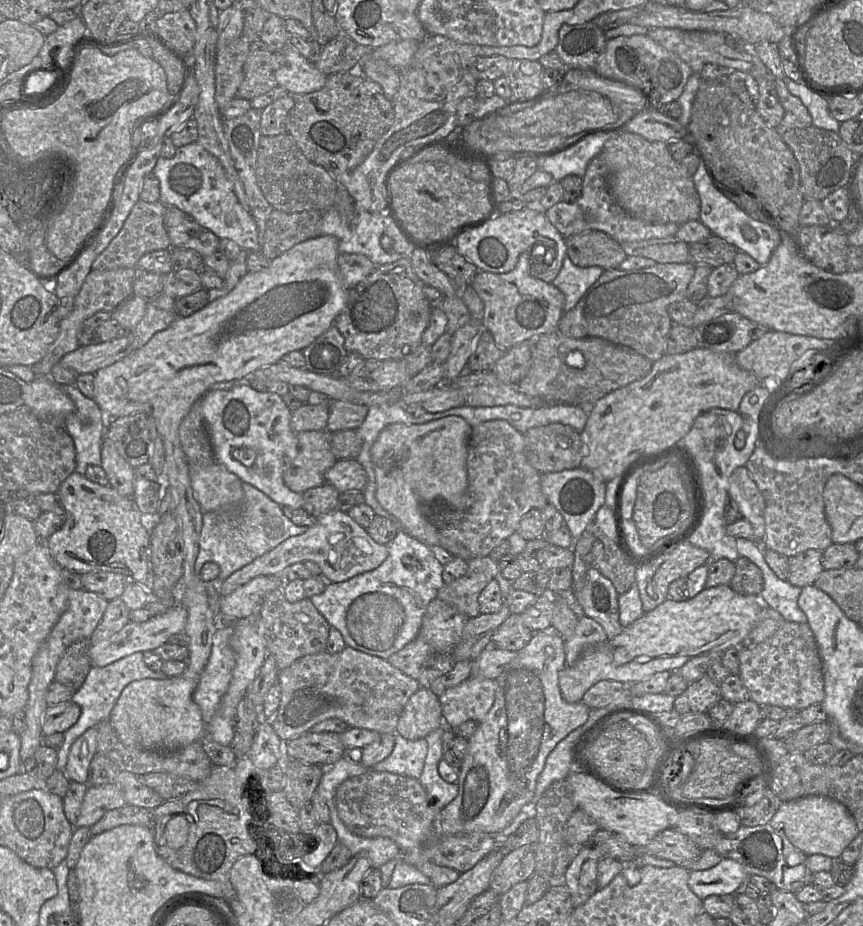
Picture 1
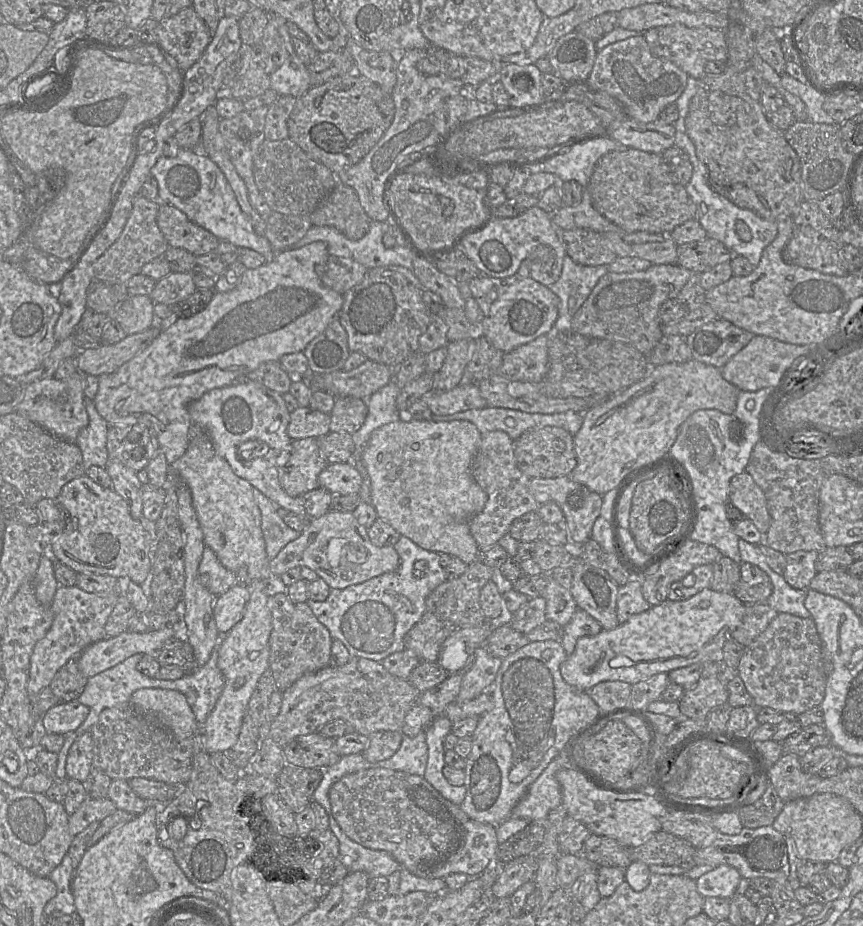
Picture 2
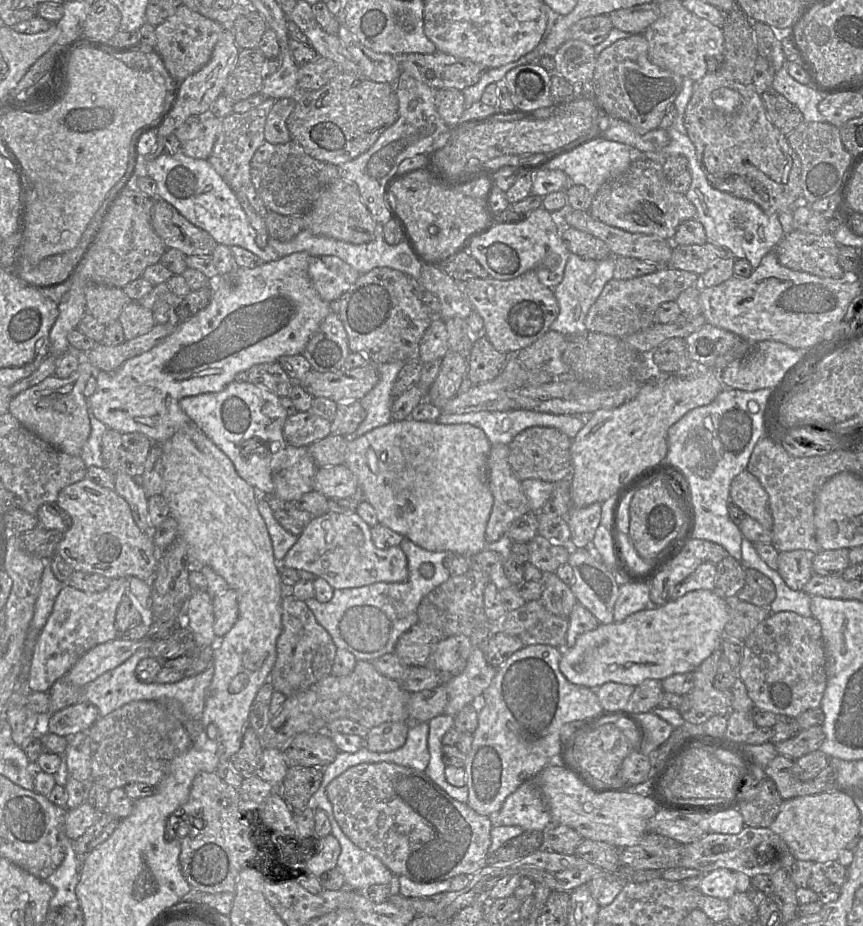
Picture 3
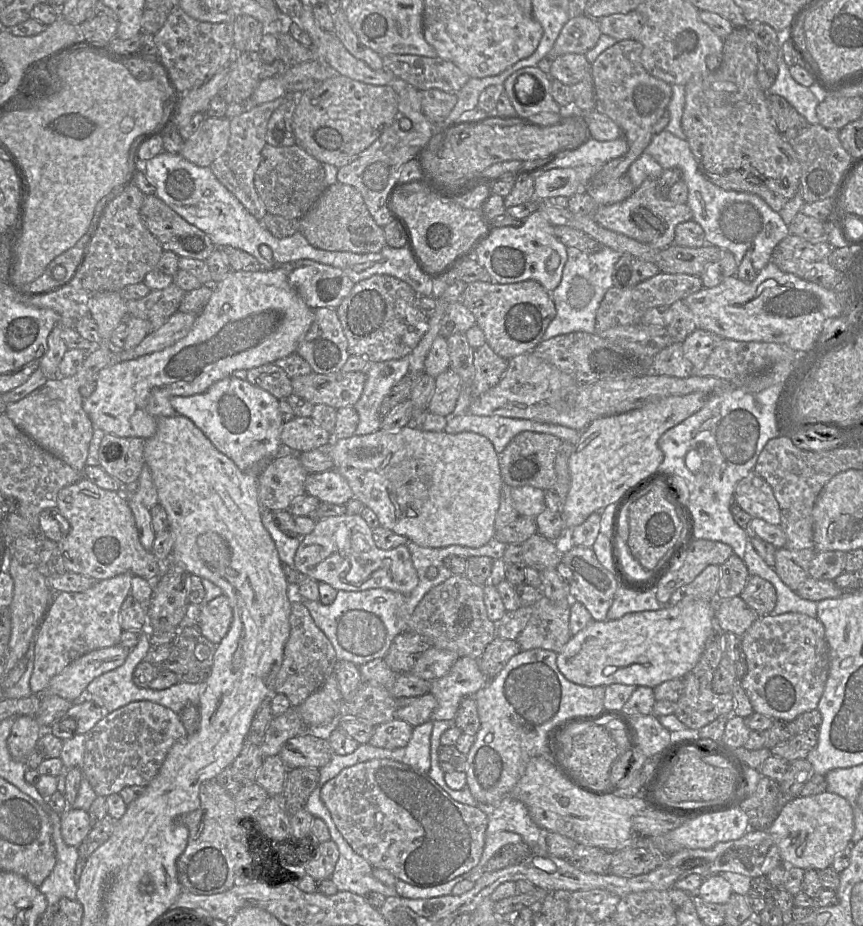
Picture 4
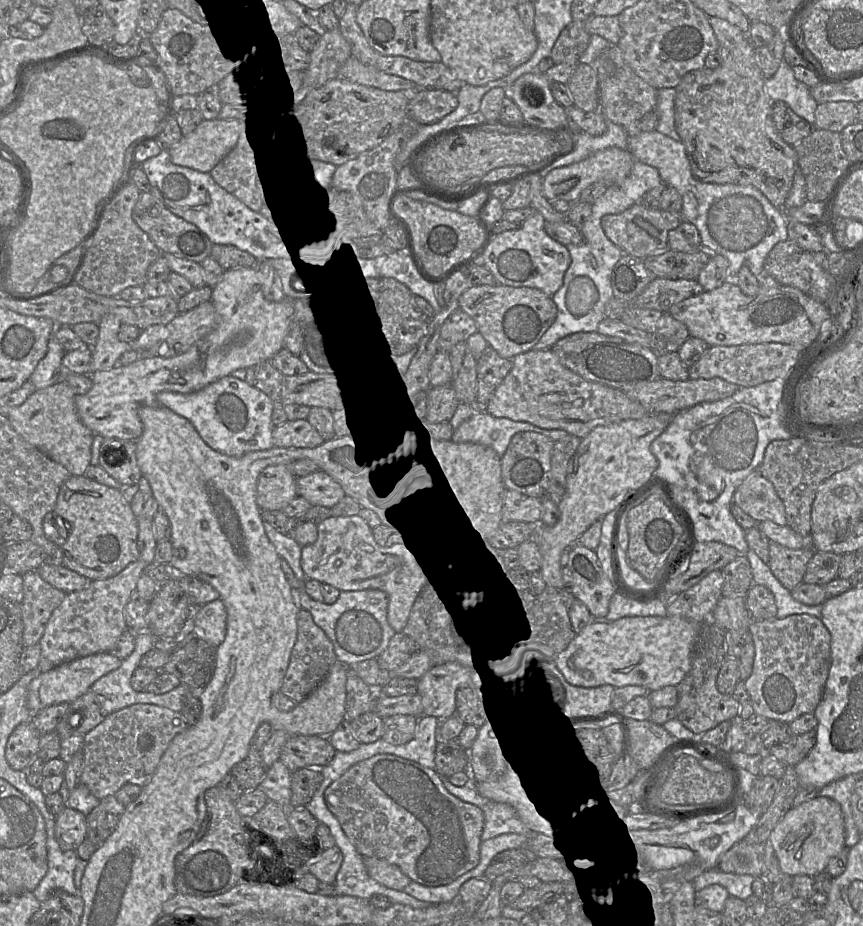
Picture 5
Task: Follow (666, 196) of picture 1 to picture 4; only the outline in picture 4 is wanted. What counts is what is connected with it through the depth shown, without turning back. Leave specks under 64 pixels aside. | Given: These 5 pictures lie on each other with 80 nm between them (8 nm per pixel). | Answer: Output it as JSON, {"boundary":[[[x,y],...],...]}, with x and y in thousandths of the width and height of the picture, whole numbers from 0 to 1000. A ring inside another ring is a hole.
{"boundary":[[[751,192],[723,217],[692,224],[686,234],[705,248],[767,270],[780,263],[783,244],[802,237],[802,227],[796,219],[783,220],[766,213],[761,193]]]}

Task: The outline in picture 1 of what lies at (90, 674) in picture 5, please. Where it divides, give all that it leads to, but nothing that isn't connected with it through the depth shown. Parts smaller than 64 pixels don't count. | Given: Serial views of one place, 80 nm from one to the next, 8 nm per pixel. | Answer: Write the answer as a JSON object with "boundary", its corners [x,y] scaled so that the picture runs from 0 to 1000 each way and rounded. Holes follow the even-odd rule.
{"boundary":[[[203,651],[190,662],[176,665],[168,672],[151,671],[129,689],[103,697],[105,718],[121,720],[158,704],[177,704],[181,700],[192,694],[197,687],[213,681],[217,667],[218,662],[214,654],[210,651]]]}

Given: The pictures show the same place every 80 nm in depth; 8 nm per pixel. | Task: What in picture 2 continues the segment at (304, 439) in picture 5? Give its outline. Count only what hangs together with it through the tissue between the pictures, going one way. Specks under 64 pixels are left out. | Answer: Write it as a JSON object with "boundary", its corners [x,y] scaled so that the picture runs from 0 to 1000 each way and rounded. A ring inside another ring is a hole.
{"boundary":[[[345,440],[335,451],[333,469],[338,475],[370,473],[382,467],[382,447],[359,440]]]}

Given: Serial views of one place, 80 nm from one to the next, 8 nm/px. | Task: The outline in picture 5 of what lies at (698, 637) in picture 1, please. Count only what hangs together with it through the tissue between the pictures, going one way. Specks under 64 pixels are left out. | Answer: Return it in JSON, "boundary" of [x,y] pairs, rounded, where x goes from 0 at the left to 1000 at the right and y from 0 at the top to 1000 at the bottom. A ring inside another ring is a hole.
{"boundary":[[[725,665],[713,671],[688,668],[666,685],[659,695],[643,708],[643,713],[654,730],[674,742],[708,740],[717,743],[736,740],[759,746],[771,741],[784,741],[801,722],[801,705],[811,675],[787,665]]]}

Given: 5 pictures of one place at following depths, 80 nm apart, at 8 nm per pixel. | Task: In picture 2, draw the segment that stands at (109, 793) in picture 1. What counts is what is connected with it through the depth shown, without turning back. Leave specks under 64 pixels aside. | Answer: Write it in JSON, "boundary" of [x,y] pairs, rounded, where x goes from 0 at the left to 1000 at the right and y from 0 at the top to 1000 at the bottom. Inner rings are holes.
{"boundary":[[[101,861],[93,871],[80,881],[80,898],[86,904],[108,888],[117,888],[134,875],[132,867],[125,862]]]}

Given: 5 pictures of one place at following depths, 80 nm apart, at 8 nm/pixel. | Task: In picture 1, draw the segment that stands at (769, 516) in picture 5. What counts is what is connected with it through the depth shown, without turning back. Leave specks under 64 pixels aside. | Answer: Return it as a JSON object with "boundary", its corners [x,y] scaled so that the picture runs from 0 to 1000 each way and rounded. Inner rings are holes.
{"boundary":[[[863,503],[849,509],[845,516],[844,535],[854,545],[861,559],[873,569],[874,586],[882,586],[886,579],[886,542]]]}

